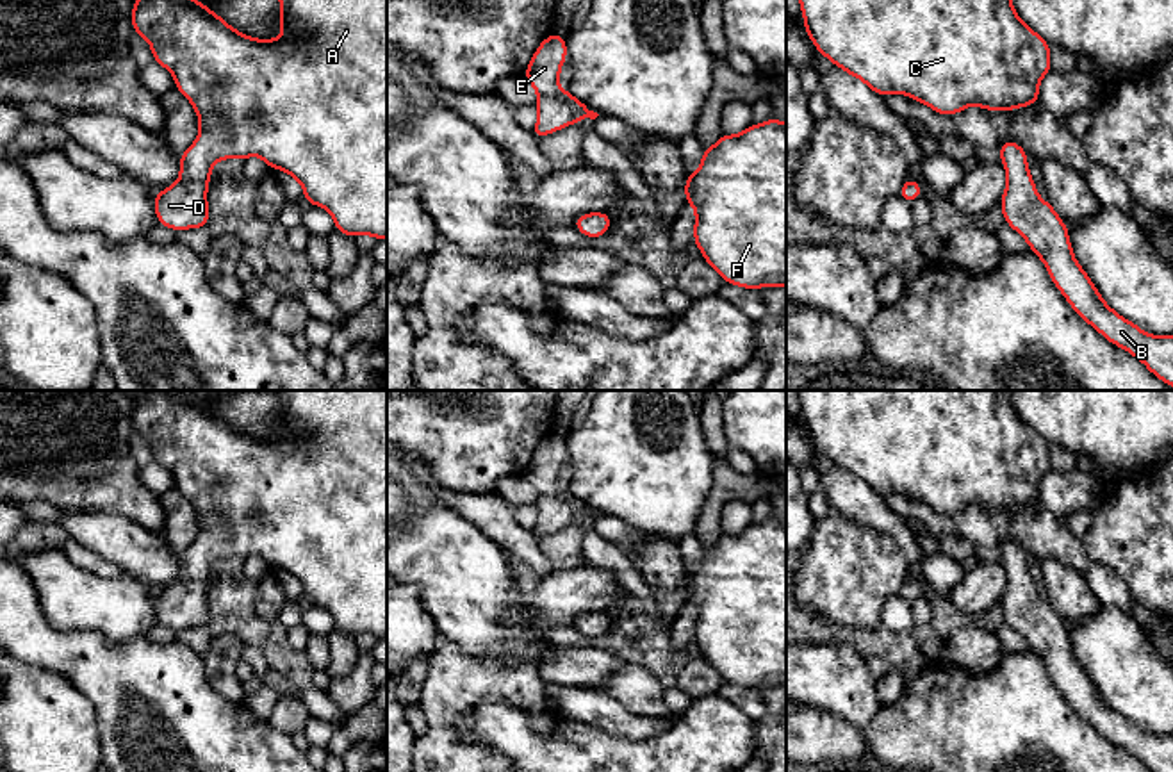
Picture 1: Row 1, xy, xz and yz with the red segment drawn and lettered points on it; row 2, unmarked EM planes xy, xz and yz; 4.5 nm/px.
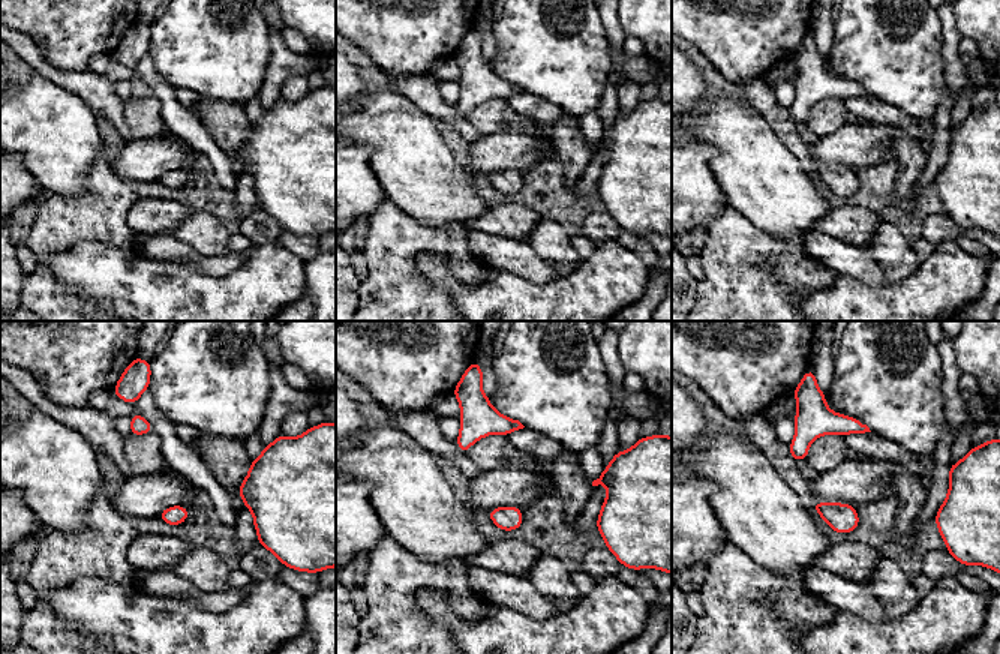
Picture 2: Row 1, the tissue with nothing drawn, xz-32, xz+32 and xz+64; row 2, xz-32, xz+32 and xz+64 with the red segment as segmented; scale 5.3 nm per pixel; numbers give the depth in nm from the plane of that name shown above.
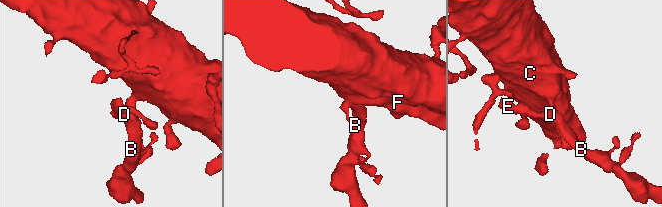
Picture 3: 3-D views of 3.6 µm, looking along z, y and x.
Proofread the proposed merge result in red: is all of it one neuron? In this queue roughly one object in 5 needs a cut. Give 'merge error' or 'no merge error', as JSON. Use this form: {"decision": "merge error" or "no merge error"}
{"decision": "no merge error"}

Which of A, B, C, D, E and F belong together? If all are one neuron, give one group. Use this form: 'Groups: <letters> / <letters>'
Groups: A B C D E F

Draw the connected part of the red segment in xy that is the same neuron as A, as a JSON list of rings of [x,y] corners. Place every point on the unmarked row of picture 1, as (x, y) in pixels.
[[[143,390],[134,399],[132,428],[141,433],[152,446],[153,462],[164,465],[175,476],[175,487],[193,503],[200,533],[196,540],[180,553],[180,576],[175,585],[159,590],[153,597],[157,620],[175,631],[185,628],[207,628],[209,603],[207,588],[212,565],[219,558],[246,560],[258,554],[269,569],[282,569],[292,574],[303,587],[305,603],[326,608],[335,622],[335,629],[349,636],[362,633],[373,635],[376,640],[387,638],[387,390],[273,390],[282,408],[278,423],[283,433],[278,439],[255,439],[232,428],[219,414],[209,410],[201,399],[185,396],[184,390]]]

